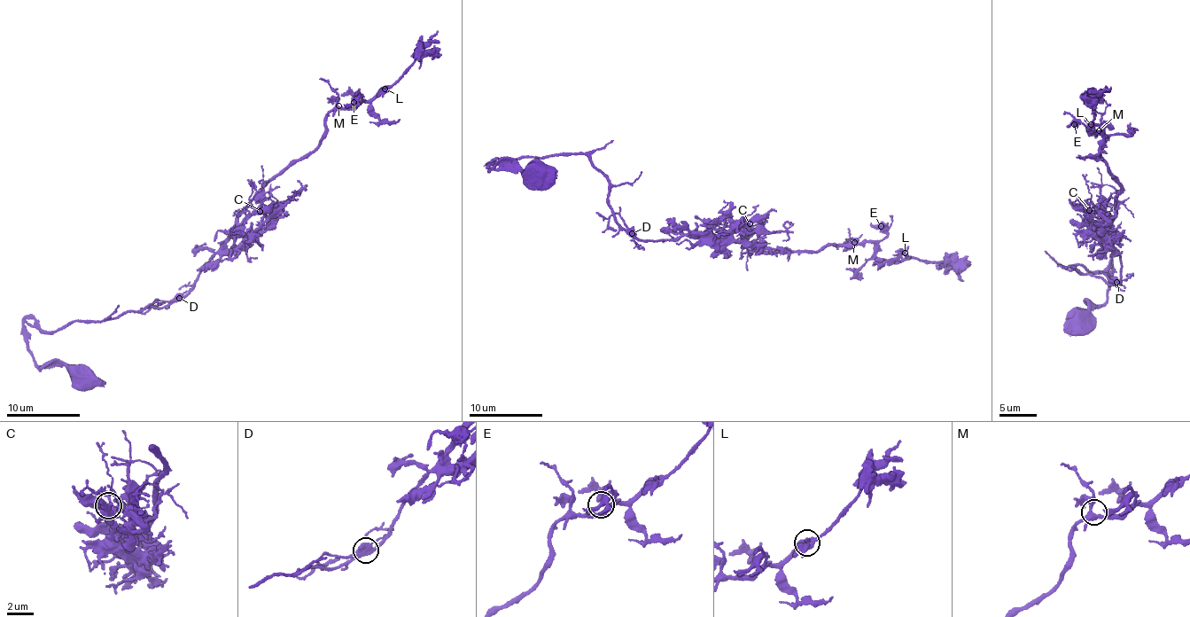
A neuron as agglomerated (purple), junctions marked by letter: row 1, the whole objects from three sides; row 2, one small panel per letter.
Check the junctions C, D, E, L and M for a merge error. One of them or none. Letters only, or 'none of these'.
none of these

